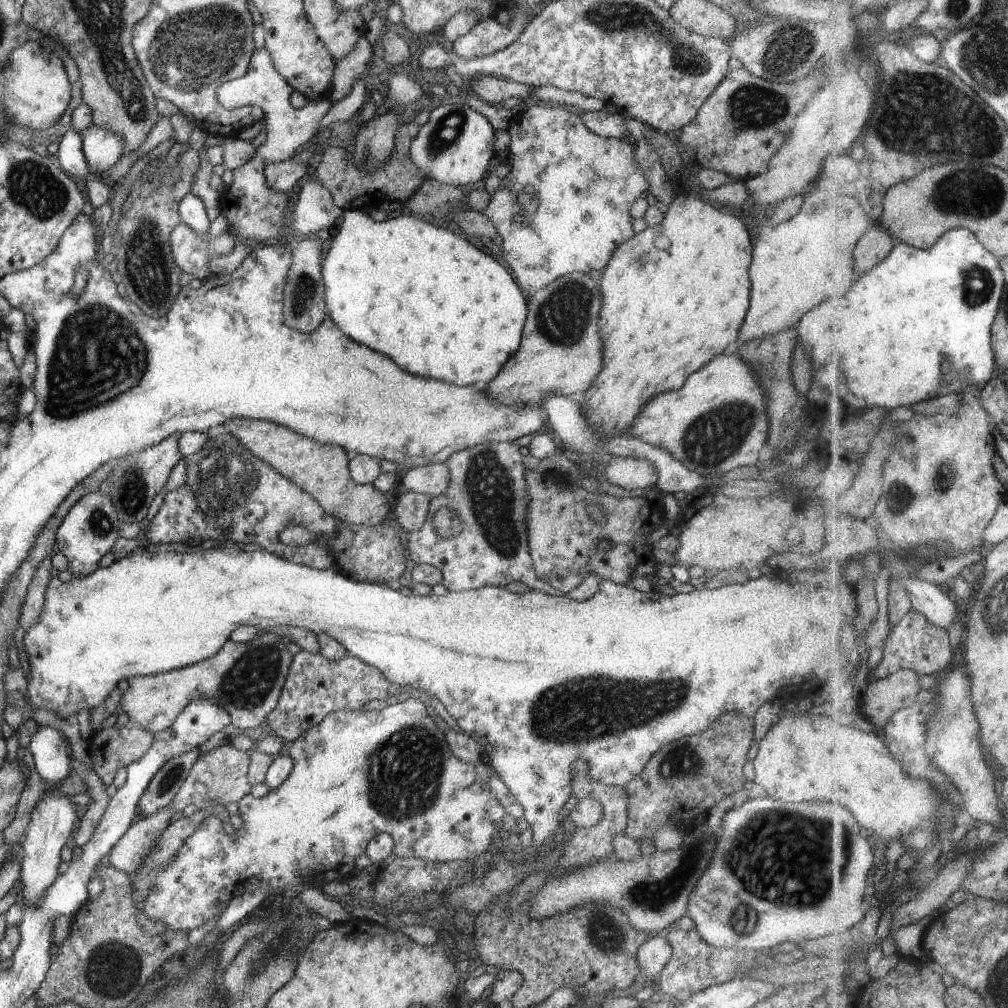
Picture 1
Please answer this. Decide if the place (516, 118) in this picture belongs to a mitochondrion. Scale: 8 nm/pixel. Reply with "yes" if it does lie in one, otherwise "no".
no

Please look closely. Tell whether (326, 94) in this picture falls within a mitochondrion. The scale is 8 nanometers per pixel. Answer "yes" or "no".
no

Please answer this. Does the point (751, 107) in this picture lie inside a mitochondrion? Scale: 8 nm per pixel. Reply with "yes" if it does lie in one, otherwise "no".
yes

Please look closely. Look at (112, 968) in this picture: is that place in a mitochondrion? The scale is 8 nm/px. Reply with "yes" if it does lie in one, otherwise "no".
yes

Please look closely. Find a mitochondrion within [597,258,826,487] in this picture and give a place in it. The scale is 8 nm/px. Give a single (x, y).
(714, 438)

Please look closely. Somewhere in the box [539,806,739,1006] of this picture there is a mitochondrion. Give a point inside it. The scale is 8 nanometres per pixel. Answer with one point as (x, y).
(653, 896)

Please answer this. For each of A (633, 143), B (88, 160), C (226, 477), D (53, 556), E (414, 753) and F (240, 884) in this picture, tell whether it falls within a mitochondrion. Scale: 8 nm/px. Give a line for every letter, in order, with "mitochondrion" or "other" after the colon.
A: other
B: other
C: mitochondrion
D: other
E: mitochondrion
F: other

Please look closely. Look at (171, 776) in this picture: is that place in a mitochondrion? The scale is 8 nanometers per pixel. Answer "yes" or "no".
yes

